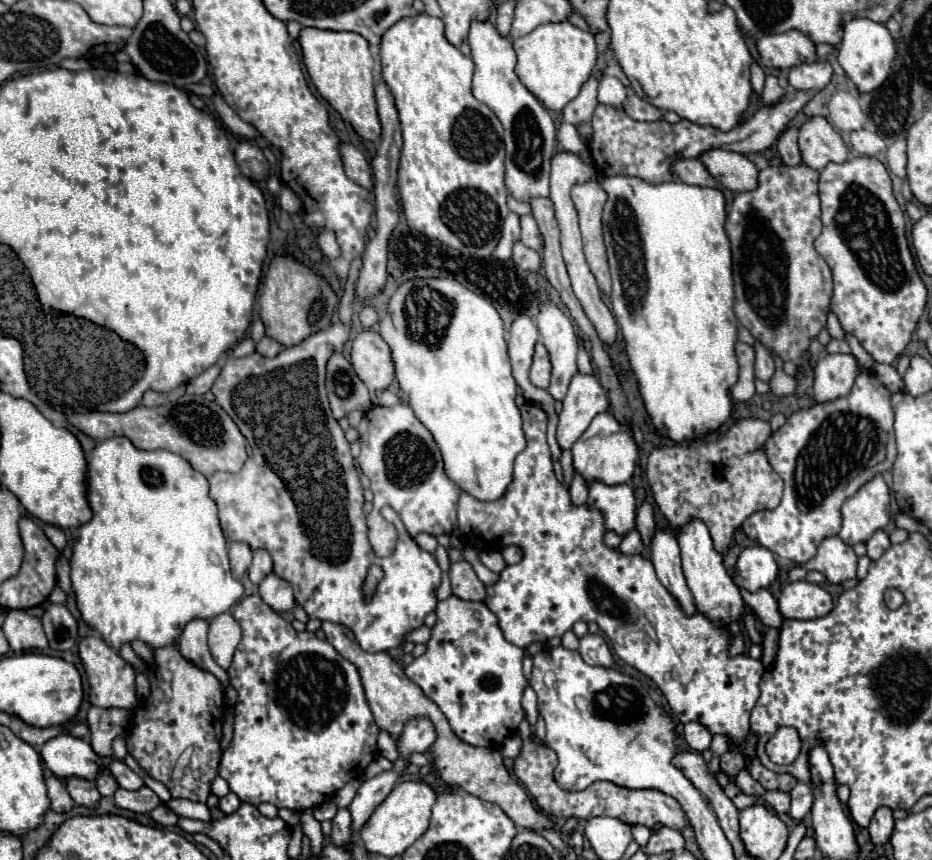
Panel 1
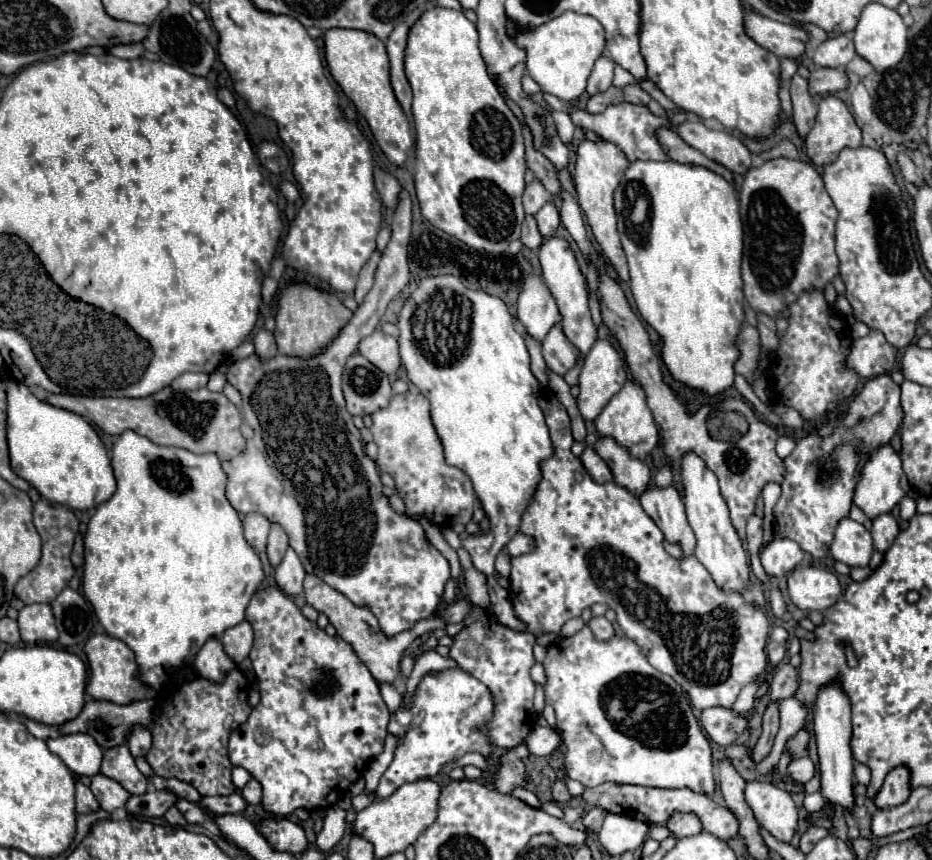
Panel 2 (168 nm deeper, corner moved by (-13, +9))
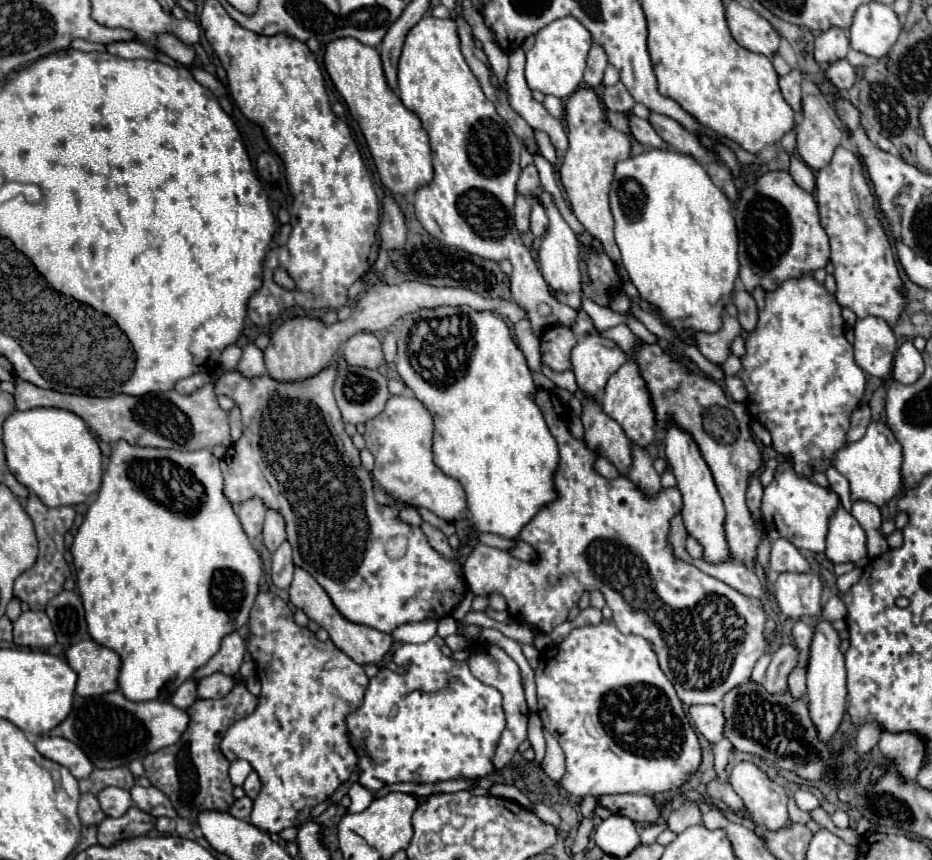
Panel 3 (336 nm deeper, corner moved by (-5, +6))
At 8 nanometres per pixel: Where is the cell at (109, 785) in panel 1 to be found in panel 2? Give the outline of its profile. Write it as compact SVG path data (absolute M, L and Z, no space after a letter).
M120 744L118 748L110 748L110 752L104 752L102 768L100 772L118 784L122 784L130 794L144 794L148 786L148 778L136 768L134 756L130 754L126 744Z

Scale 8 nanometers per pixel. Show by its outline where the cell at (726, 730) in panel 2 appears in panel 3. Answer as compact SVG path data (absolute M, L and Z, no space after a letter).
M692 705L690 717L696 729L708 741L720 741L724 737L724 715L722 709L716 705Z

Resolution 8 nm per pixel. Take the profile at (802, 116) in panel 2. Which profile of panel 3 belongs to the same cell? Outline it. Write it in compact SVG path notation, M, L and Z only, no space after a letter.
M792 69L790 73L786 73L786 75L780 77L780 89L782 89L782 95L784 95L784 99L790 103L790 107L792 107L794 111L800 111L800 109L802 109L800 81L802 81L802 75L800 75L798 69Z

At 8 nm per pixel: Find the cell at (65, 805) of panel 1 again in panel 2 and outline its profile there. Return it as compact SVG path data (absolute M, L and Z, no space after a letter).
M78 780L76 782L76 812L84 814L84 812L92 812L92 810L98 810L98 802L96 802L94 794L90 792L90 788Z

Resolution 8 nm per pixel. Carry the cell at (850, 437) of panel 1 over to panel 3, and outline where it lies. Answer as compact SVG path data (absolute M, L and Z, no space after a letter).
M784 461L772 483L764 487L764 497L762 497L762 521L764 525L776 525L780 537L788 539L792 545L798 549L808 549L814 553L822 553L826 547L826 533L828 533L828 519L840 505L840 499L836 493L816 485L812 479L798 477L788 461Z

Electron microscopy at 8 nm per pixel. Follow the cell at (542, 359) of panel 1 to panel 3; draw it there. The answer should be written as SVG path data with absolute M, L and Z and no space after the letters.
M550 327L540 337L542 361L554 371L570 369L570 351L576 345L576 337L570 327Z

